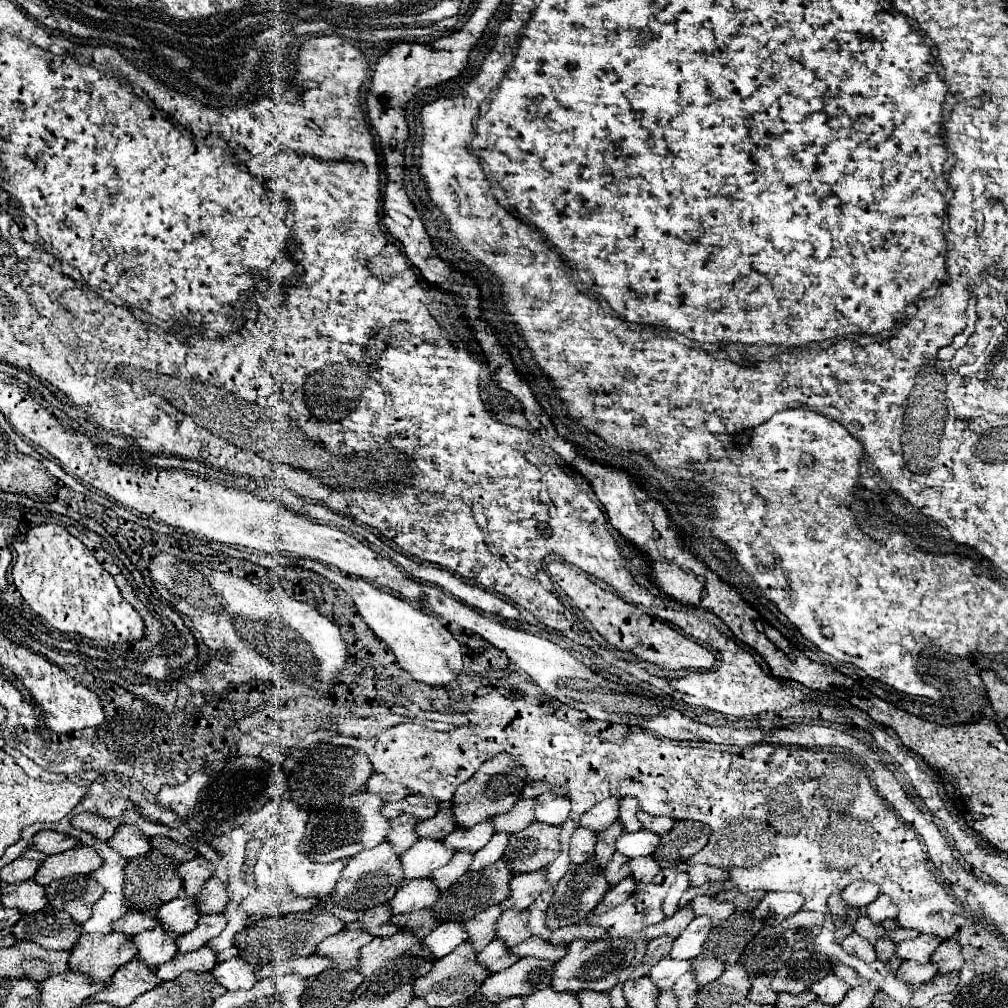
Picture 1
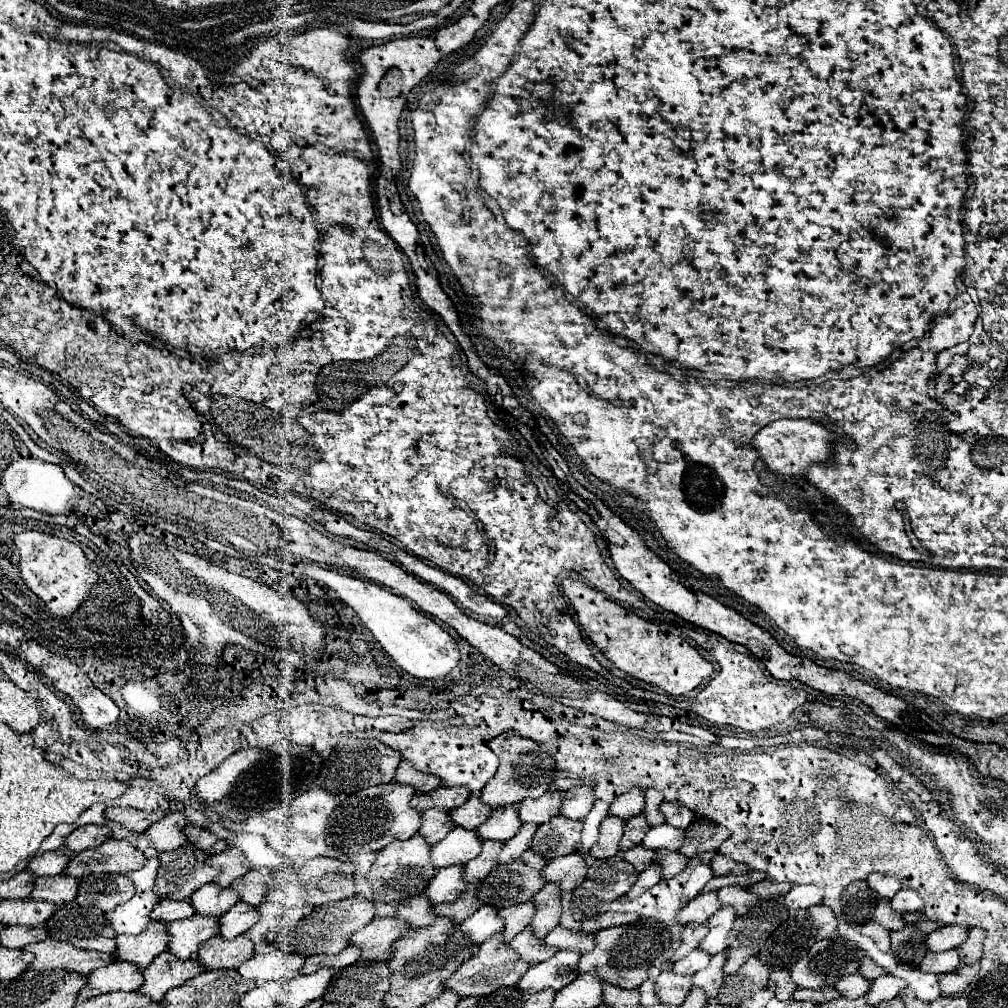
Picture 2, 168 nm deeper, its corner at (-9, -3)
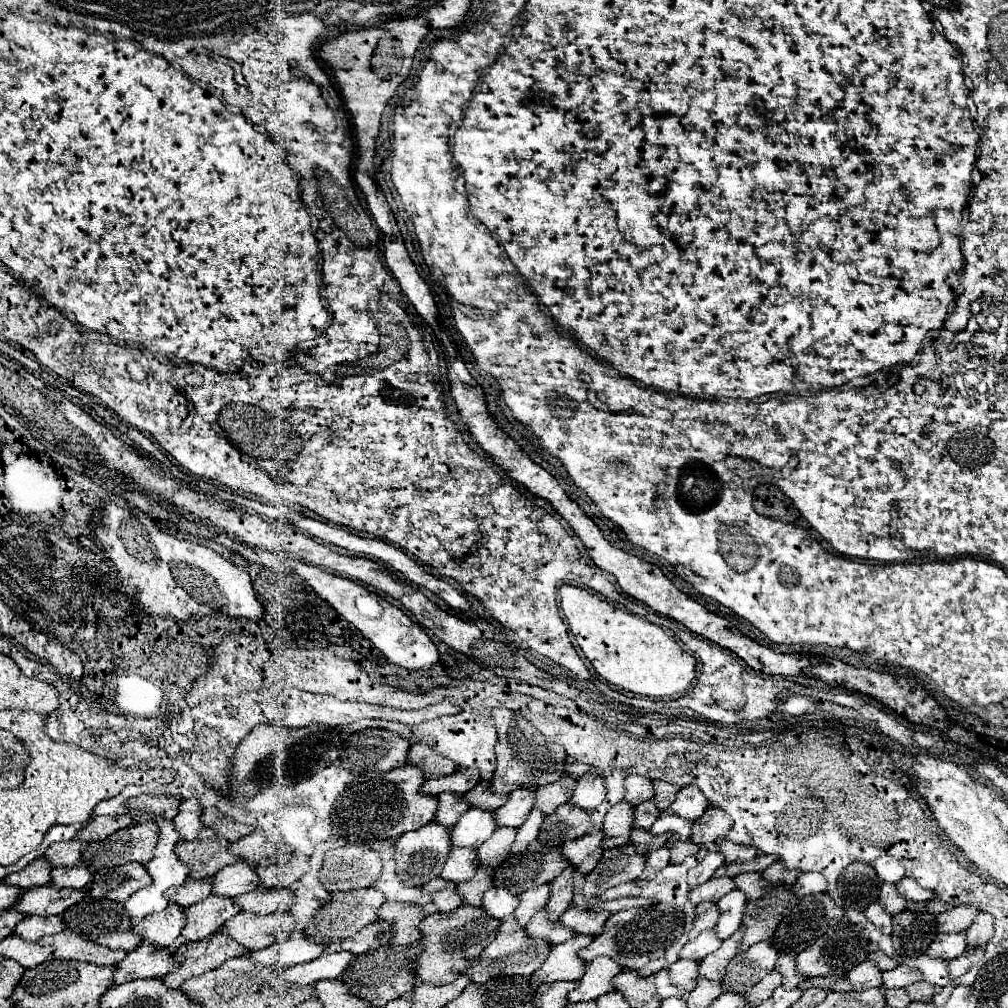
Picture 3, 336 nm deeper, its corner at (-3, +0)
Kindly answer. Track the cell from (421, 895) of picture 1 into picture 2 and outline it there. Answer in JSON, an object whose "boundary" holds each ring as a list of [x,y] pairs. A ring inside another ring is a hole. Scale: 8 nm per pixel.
{"boundary":[[[463,864],[441,868],[437,872],[437,876],[429,882],[427,890],[425,890],[427,898],[431,900],[431,904],[457,900],[467,888],[467,882],[463,880],[463,872],[465,872]]]}

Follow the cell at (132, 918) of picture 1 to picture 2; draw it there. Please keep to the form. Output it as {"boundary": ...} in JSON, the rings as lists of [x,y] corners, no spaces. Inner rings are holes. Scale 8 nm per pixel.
{"boundary":[[[161,900],[153,908],[153,920],[161,920],[161,922],[181,920],[193,914],[195,914],[195,908],[189,904],[189,900]]]}

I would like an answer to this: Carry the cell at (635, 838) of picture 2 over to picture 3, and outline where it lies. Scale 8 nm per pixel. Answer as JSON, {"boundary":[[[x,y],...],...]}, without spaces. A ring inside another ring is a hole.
{"boundary":[[[647,799],[641,805],[637,805],[633,811],[633,827],[649,829],[653,825],[655,817],[659,817],[659,809],[655,807],[655,803],[651,803],[651,799]]]}

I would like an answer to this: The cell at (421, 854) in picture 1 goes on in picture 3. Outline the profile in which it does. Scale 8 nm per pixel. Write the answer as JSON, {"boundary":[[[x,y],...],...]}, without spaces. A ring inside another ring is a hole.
{"boundary":[[[469,809],[463,813],[459,823],[453,827],[451,833],[451,847],[467,847],[477,851],[479,845],[483,845],[491,833],[497,829],[493,811],[481,811],[481,809]]]}

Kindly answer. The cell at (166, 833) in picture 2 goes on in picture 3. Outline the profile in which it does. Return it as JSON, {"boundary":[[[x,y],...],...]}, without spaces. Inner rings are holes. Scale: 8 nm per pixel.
{"boundary":[[[187,799],[179,805],[179,813],[173,817],[173,825],[177,829],[177,833],[185,839],[191,841],[197,837],[199,829],[203,827],[201,823],[201,813],[203,809],[199,807],[197,799]]]}

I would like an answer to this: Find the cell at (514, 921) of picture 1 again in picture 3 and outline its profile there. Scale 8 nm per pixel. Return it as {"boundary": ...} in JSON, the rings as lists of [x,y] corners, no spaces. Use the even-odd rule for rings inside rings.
{"boundary":[[[567,867],[553,883],[551,883],[551,895],[549,903],[545,905],[551,919],[559,919],[571,905],[573,897],[573,869]]]}

